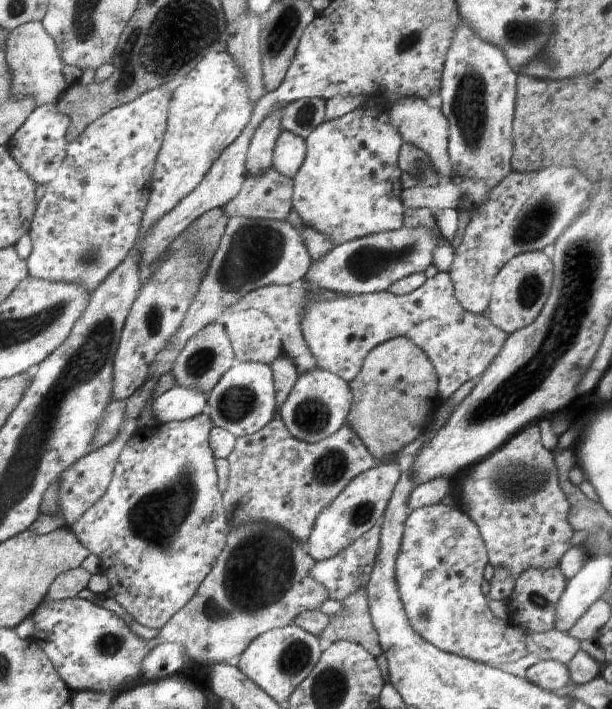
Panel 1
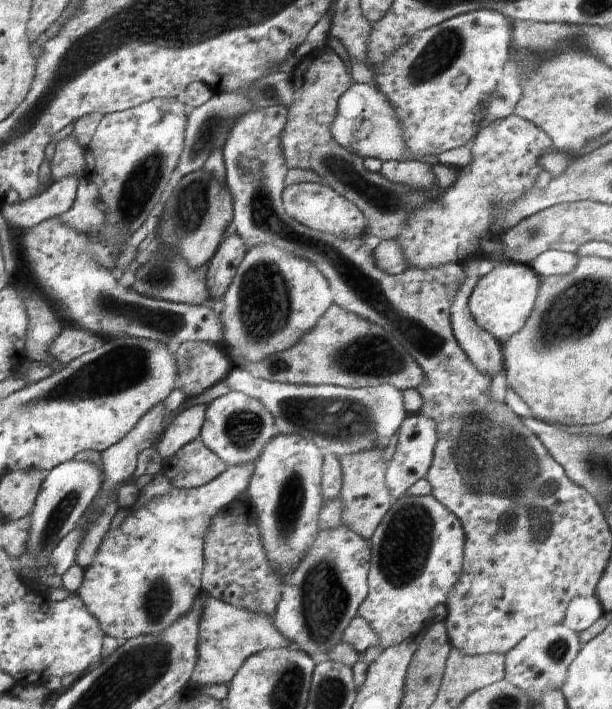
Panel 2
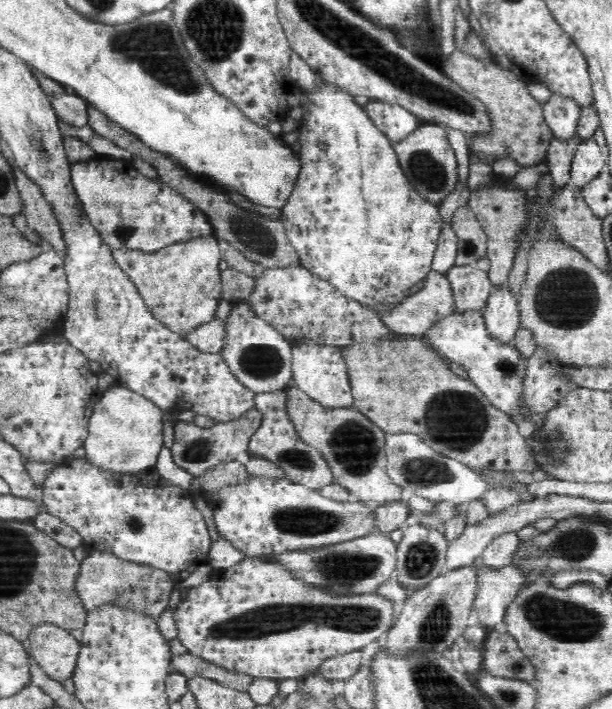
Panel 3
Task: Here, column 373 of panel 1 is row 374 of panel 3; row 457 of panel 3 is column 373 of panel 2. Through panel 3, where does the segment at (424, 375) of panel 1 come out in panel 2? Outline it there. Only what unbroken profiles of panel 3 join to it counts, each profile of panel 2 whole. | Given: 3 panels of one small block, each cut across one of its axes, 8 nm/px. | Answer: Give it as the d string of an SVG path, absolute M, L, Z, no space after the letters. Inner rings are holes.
M372 448L372 450L364 450L364 452L356 452L356 454L348 454L348 456L339 458L343 466L343 486L338 496L343 500L345 507L343 522L366 542L370 542L380 522L394 504L386 481L387 468L392 461L384 460L384 449Z

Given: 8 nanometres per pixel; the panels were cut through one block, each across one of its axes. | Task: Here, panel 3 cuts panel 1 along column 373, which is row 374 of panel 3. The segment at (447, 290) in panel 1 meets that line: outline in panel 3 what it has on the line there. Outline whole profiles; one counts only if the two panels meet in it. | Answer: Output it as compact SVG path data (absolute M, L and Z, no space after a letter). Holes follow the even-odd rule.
M299 345L293 346L292 357L292 385L304 391L312 400L328 408L353 407L354 397L350 390L348 379L348 365L344 361L343 351L336 346Z

